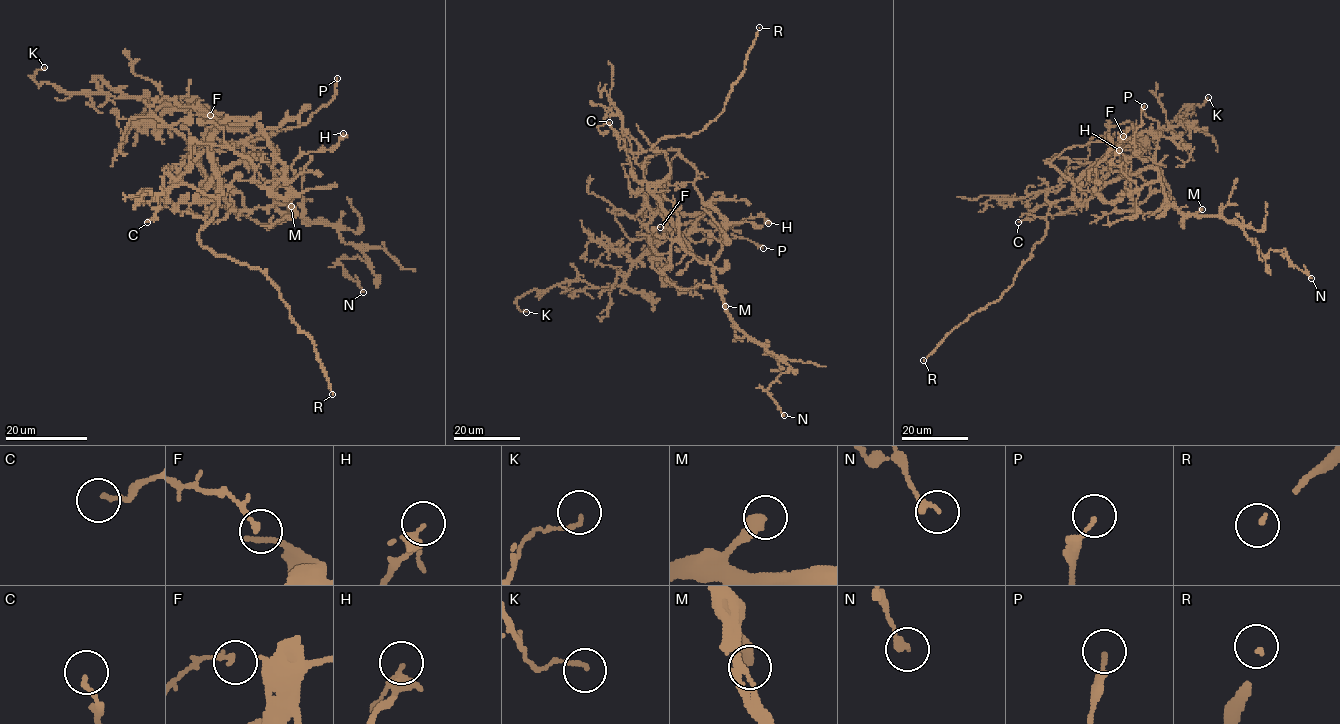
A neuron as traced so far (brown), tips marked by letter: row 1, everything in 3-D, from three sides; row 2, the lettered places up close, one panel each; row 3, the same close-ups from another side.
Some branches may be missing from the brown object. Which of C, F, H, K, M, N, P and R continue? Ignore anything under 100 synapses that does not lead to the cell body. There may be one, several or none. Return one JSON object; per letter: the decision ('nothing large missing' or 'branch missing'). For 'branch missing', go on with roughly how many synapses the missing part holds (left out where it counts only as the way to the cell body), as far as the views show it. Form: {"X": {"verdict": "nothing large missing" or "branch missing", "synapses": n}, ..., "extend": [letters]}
{"C": {"verdict": "nothing large missing"}, "F": {"verdict": "nothing large missing"}, "H": {"verdict": "nothing large missing"}, "K": {"verdict": "nothing large missing"}, "M": {"verdict": "nothing large missing"}, "N": {"verdict": "nothing large missing"}, "P": {"verdict": "nothing large missing"}, "R": {"verdict": "branch missing"}, "extend": ["R"]}

